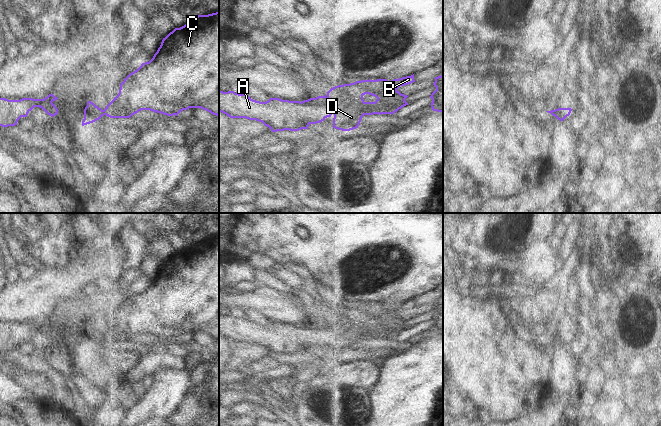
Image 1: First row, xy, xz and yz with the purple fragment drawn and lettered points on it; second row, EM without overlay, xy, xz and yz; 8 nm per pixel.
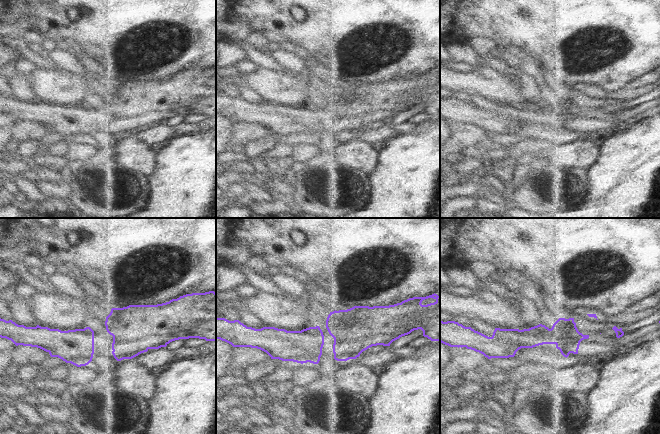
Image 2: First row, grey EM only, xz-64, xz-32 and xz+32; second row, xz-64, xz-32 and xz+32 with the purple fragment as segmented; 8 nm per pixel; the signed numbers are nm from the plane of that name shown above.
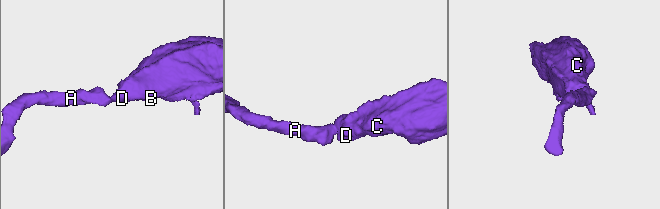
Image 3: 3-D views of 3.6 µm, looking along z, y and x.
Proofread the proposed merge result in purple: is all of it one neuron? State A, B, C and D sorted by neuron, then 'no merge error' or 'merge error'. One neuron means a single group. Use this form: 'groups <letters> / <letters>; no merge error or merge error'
groups A B C D; no merge error

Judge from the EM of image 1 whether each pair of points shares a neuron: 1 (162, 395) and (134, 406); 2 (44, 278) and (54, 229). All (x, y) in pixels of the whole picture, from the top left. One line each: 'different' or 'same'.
1: same
2: different

